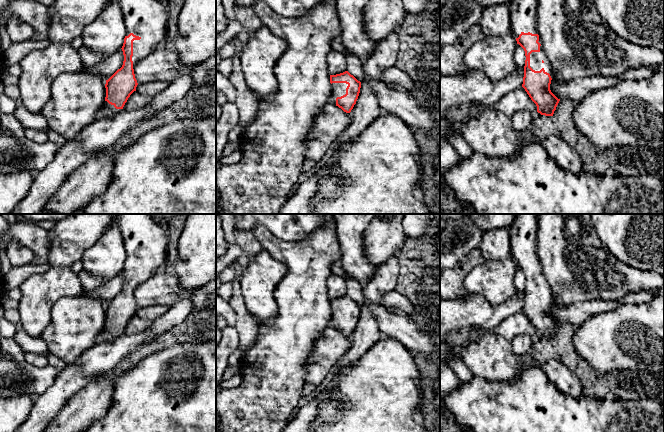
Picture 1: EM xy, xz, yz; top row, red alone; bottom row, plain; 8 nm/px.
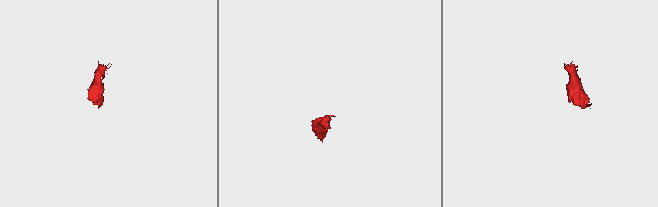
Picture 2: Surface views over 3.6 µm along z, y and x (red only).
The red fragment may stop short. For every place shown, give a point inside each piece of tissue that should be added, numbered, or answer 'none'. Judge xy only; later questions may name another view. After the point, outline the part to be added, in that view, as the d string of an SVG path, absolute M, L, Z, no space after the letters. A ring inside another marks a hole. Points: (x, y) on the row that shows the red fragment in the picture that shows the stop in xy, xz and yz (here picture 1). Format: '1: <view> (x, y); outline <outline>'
1: xy (148, 19); outline M119 0L123 12L126 36L133 33L140 40L133 41L133 68L158 45L163 45L167 39L169 11L168 6L159 0Z
2: xy (107, 110); outline M107 101L104 102L102 109L101 109L101 116L109 117L112 114L118 113L123 109L116 109L114 105L109 104Z

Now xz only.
1: xz (338, 89); outline M332 83L332 90L328 102L336 105L336 98L346 94L347 86L348 84L346 83Z

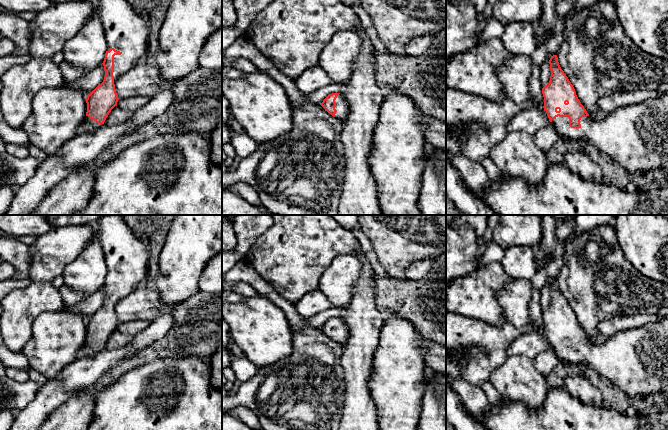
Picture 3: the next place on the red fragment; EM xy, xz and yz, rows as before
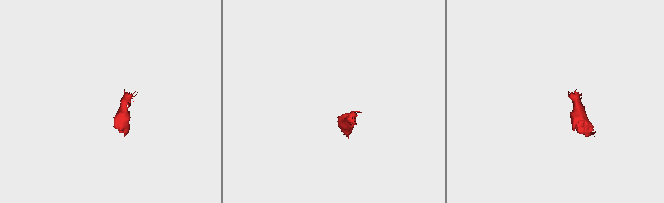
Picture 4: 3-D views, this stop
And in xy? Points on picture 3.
1: xy (125, 31); outline M96 0L94 2L104 27L107 51L114 48L121 55L114 56L114 83L139 60L148 54L150 26L149 21L138 15L126 0Z
2: xy (88, 125); outline M88 116L85 117L83 124L82 124L82 131L90 132L93 129L99 128L104 124L97 124L95 120L90 119Z

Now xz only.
1: xz (342, 107); outline M339 94L335 100L337 110L335 117L344 120L349 114L349 106L344 96Z

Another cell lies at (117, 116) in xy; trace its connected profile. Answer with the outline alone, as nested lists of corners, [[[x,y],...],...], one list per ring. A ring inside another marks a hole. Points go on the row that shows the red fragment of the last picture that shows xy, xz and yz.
[[[115,106],[109,113],[108,117],[106,118],[104,125],[115,126],[115,125],[122,124],[130,120],[132,115],[133,115],[133,112],[124,111],[118,106]]]

